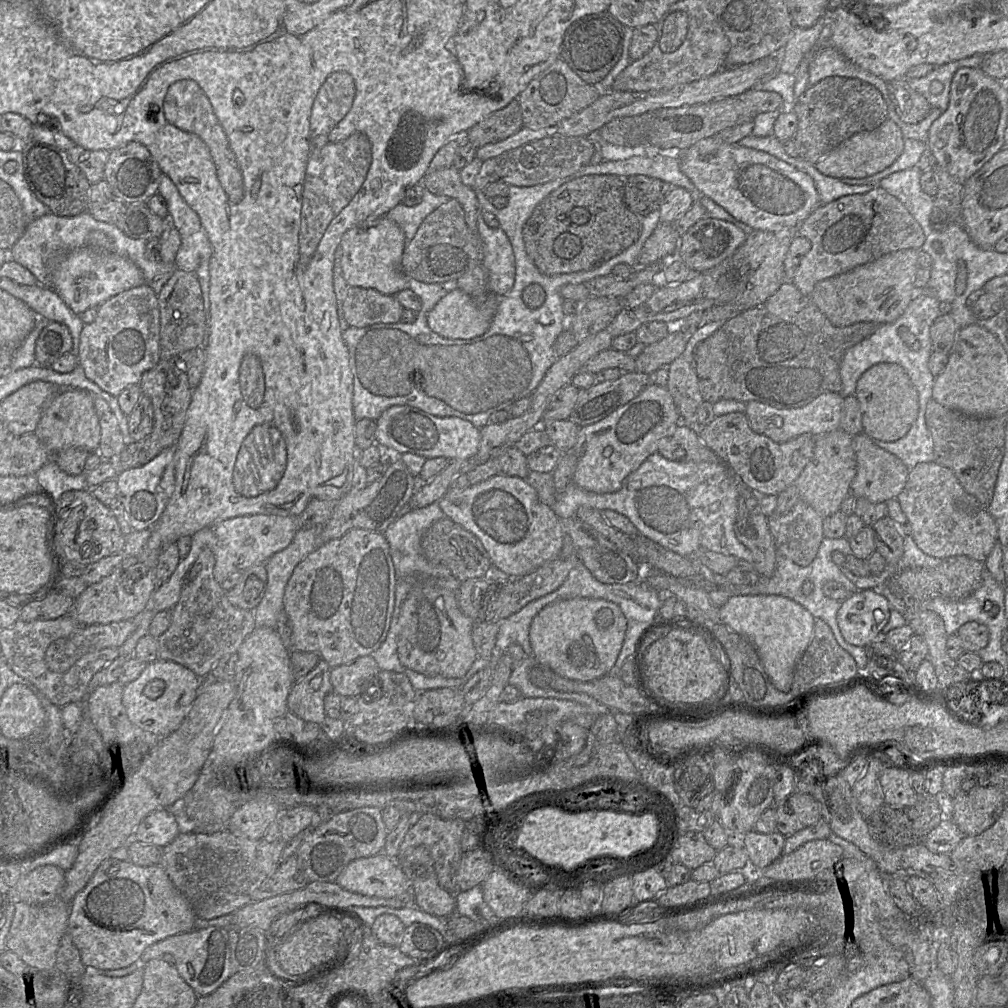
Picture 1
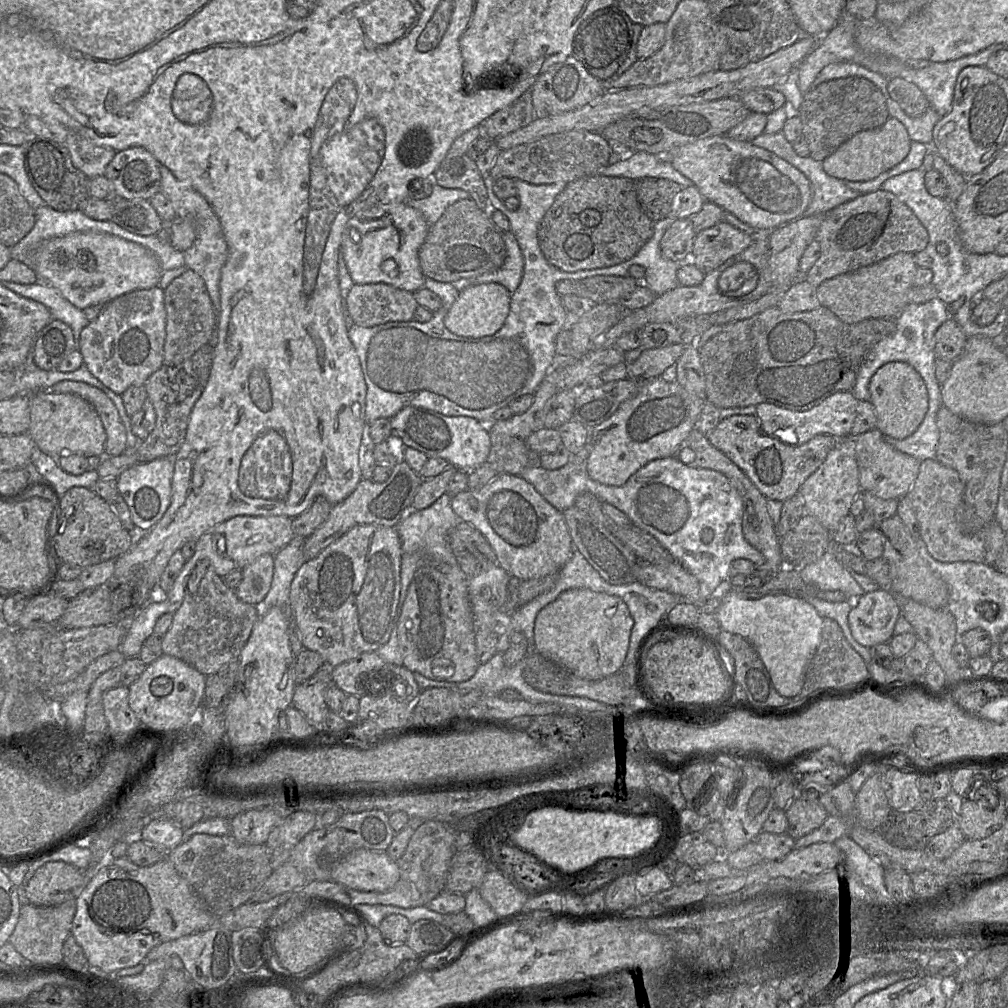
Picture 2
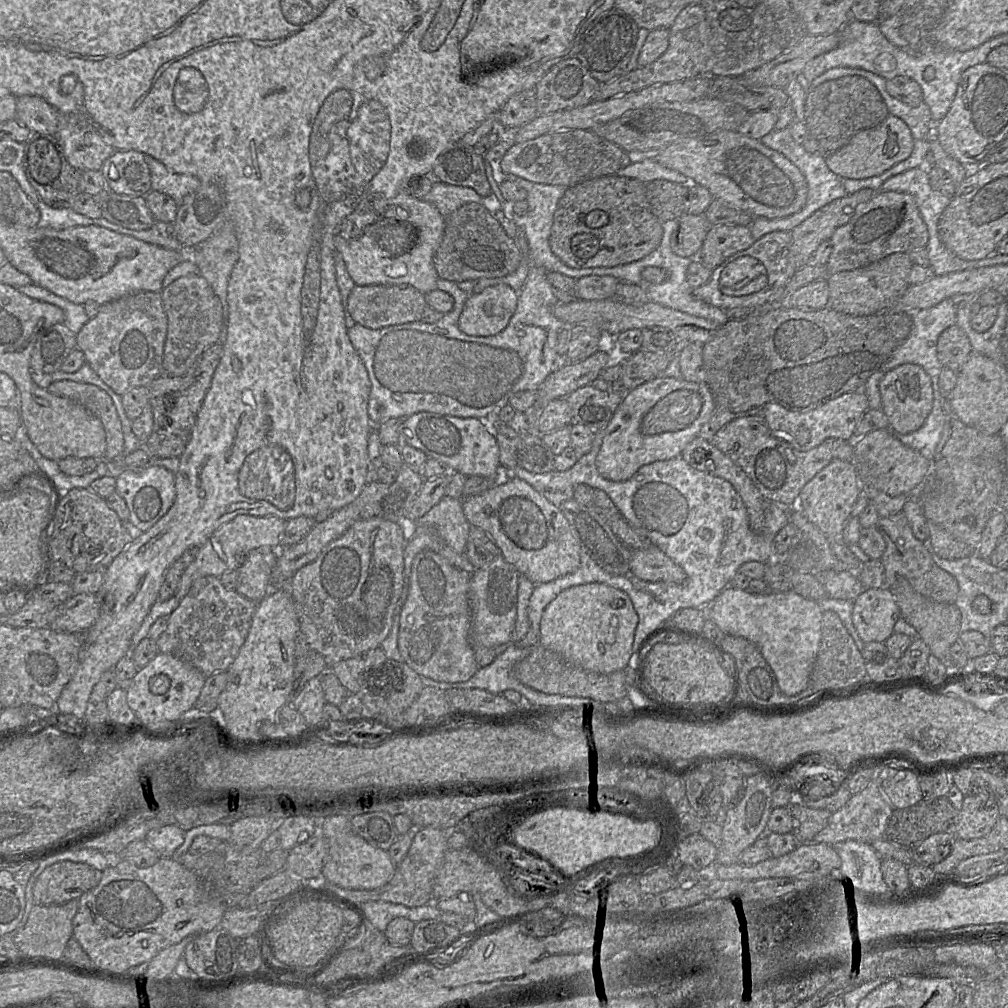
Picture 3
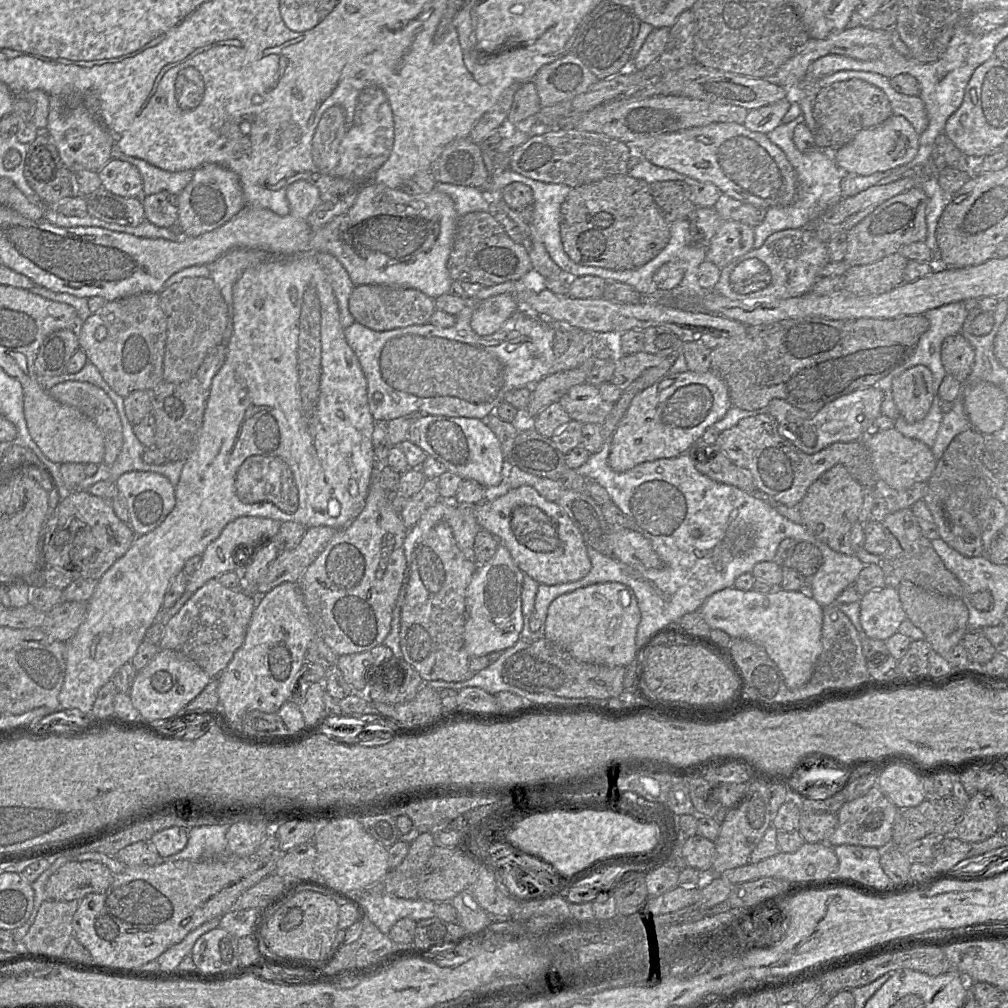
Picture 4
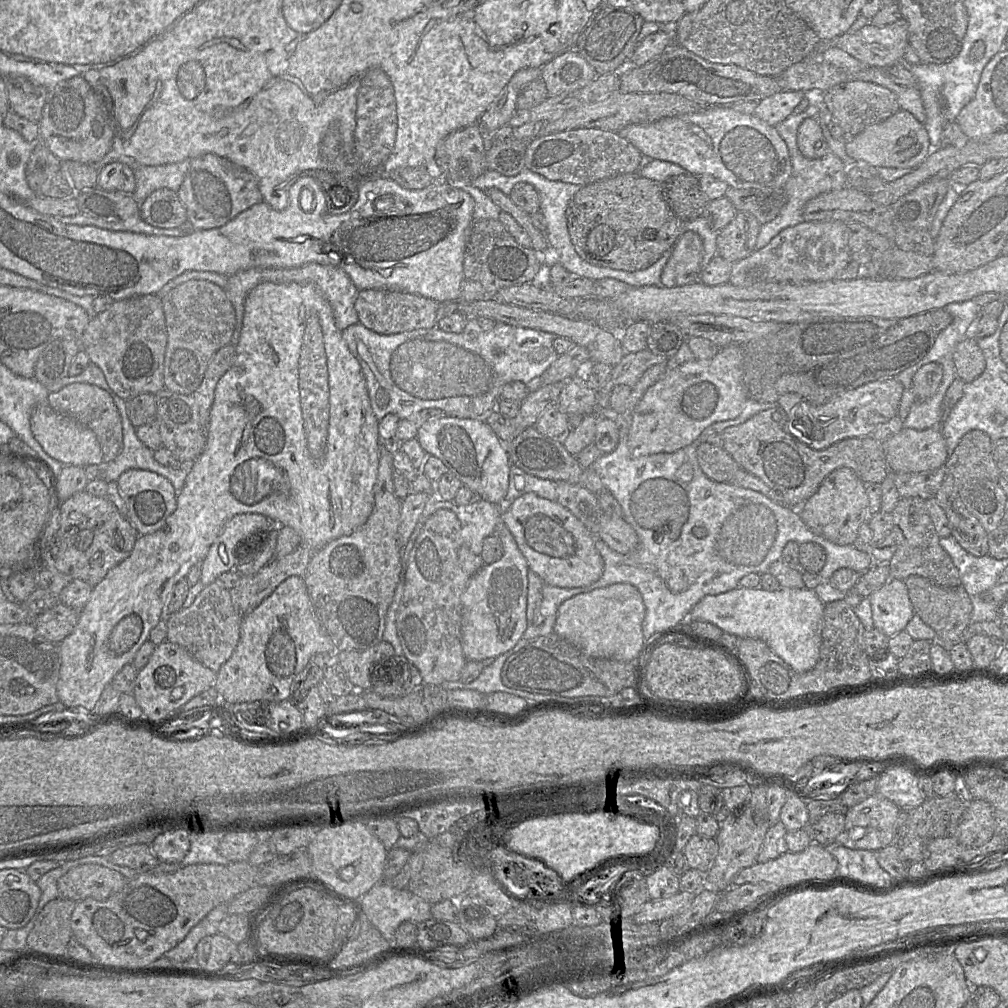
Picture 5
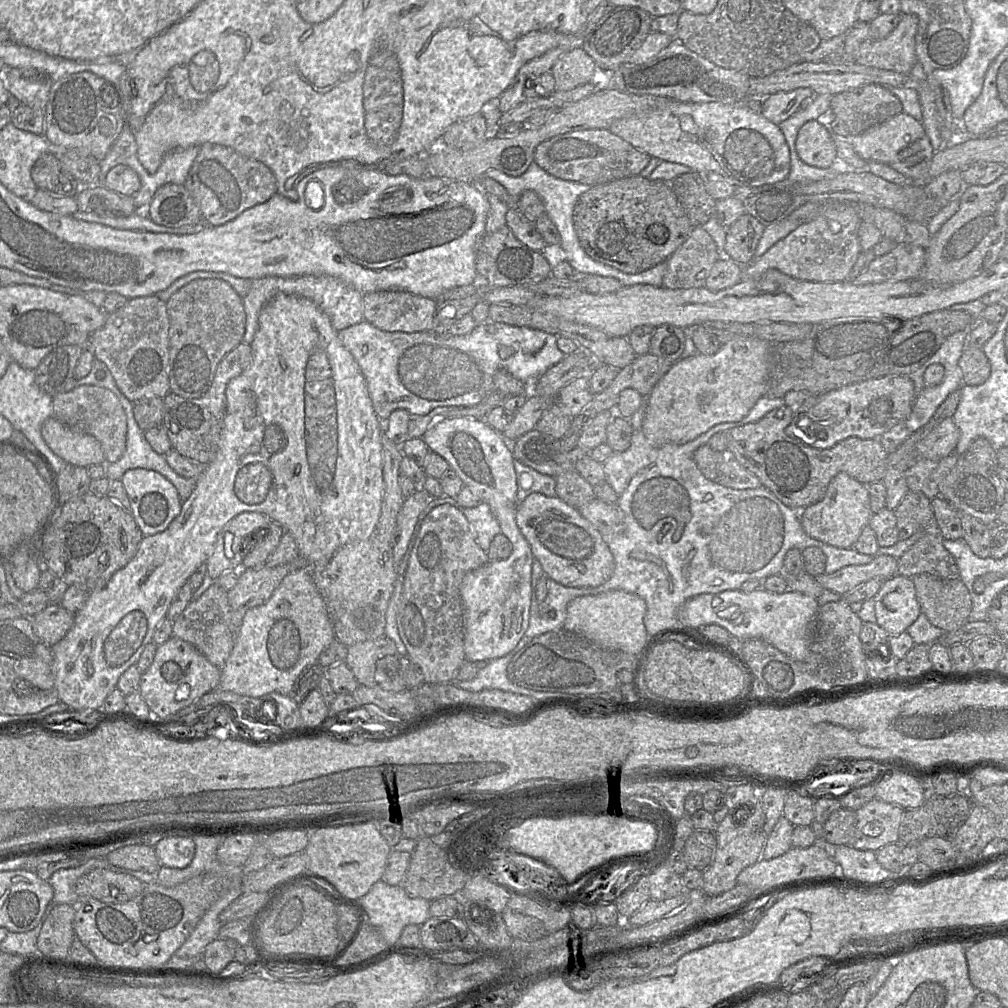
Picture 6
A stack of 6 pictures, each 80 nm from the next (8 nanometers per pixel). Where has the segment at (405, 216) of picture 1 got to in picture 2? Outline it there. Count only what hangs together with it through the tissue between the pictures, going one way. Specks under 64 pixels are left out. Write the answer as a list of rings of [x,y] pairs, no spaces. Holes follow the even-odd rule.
[[[434,185],[432,192],[424,199],[406,200],[404,203],[418,210],[429,225],[434,224],[445,212],[448,206],[470,198],[466,191],[460,189],[448,189]]]

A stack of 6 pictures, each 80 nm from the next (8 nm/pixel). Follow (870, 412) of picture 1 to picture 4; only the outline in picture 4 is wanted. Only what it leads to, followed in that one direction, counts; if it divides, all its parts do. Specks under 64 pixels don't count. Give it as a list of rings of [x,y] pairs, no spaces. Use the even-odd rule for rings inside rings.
[[[923,365],[905,370],[893,380],[891,395],[900,417],[908,423],[921,421],[934,401],[932,372]]]

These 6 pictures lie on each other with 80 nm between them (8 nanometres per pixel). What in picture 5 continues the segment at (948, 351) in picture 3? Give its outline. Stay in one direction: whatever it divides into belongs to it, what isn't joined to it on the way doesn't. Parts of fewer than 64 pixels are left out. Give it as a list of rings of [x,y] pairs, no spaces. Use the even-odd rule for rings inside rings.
[[[967,337],[956,346],[953,356],[956,374],[965,383],[972,382],[985,370],[986,361],[974,337]]]

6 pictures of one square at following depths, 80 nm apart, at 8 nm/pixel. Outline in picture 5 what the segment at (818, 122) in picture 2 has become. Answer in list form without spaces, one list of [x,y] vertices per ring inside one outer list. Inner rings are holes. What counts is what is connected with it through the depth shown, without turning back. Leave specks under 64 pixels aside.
[[[850,80],[822,94],[822,100],[831,114],[832,121],[843,130],[846,141],[859,135],[866,127],[888,119],[900,109],[897,96],[887,88],[862,80]]]

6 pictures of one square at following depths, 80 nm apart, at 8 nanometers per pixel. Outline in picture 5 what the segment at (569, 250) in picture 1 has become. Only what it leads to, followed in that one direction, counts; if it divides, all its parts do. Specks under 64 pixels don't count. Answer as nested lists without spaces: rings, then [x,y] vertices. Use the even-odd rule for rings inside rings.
[[[638,172],[582,186],[569,201],[565,215],[571,242],[584,261],[628,272],[643,270],[654,264],[685,233],[684,222],[674,215],[664,198],[662,182],[644,178]]]

